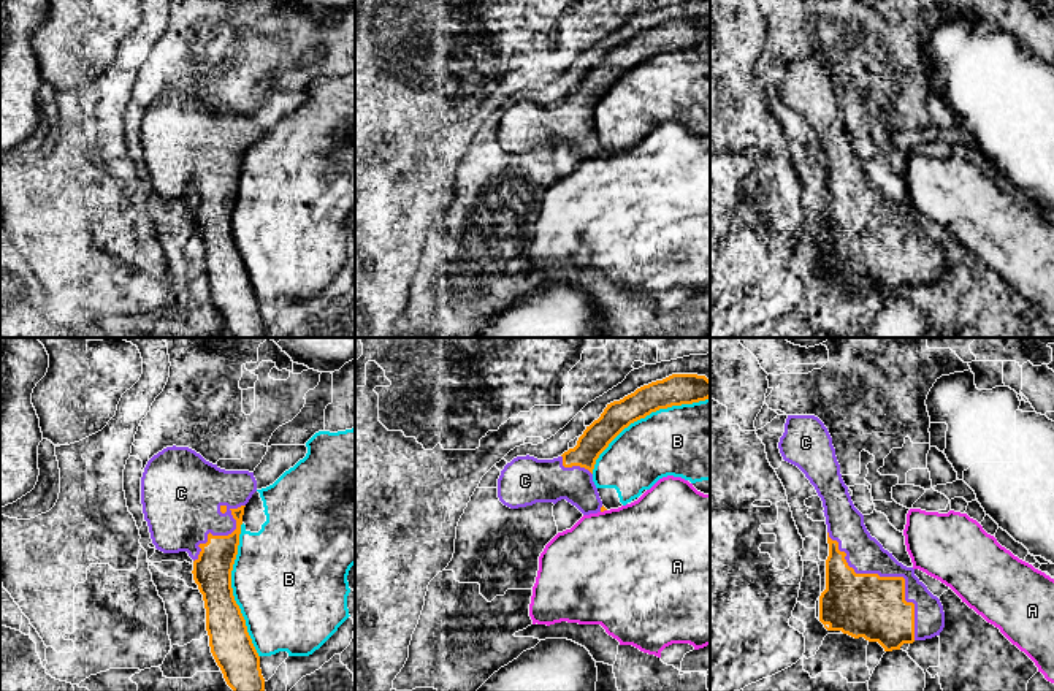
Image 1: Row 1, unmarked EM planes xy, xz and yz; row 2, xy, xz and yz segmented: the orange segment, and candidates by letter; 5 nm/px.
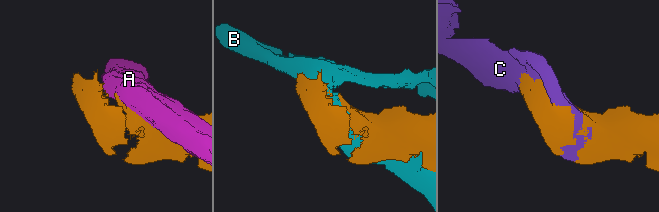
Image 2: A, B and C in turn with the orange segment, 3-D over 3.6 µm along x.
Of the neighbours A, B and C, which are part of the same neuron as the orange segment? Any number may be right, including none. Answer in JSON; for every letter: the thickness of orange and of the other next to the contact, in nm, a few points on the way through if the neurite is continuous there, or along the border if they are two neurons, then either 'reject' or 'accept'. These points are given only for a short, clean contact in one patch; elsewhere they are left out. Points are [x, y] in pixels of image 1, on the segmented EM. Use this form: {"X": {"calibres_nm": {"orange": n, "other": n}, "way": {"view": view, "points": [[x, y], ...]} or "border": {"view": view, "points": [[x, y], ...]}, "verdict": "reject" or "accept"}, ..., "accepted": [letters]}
{"A": {"calibres_nm": {"orange": 20, "other": 500}, "verdict": "reject"}, "B": {"calibres_nm": {"orange": 200, "other": 480}, "verdict": "reject"}, "C": {"calibres_nm": {"orange": 320, "other": 190}, "verdict": "accept"}, "accepted": ["C"]}

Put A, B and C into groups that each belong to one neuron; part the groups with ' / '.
A / B / C

